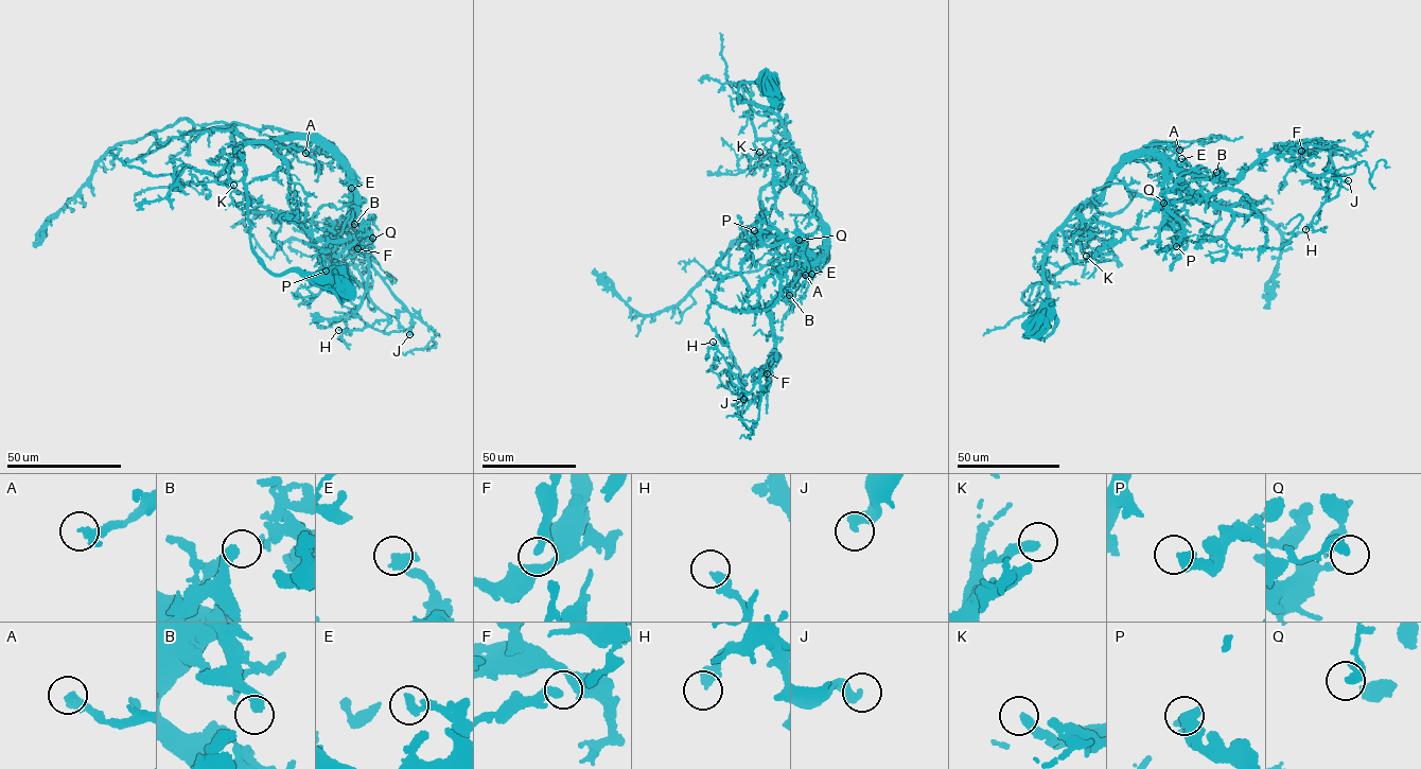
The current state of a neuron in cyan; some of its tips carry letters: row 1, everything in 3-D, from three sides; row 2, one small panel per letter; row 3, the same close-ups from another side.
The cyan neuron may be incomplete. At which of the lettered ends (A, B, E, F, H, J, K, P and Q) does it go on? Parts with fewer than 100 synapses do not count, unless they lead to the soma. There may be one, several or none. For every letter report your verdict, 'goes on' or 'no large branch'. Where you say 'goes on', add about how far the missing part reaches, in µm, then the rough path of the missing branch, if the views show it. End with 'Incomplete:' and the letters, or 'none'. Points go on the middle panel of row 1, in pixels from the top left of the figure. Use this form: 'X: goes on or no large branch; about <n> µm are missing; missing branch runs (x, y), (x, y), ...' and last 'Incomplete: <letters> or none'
A: no large branch
B: no large branch
E: no large branch
F: no large branch
H: no large branch
J: goes on; about 25 µm are missing; missing branch runs (743, 399), (729, 398), (721, 405), (725, 406)
K: no large branch
P: no large branch
Q: no large branch
Incomplete: J

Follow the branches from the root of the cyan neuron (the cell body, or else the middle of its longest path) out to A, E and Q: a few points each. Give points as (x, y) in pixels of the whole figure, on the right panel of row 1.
A: (1036, 322), (1044, 338), (1055, 322), (1044, 271), (1054, 231), (1134, 154), (1160, 141), (1179, 150)
E: (1036, 322), (1044, 338), (1055, 322), (1044, 271), (1054, 231), (1124, 162), (1156, 151), (1181, 158)
Q: (1036, 322), (1044, 338), (1055, 322), (1051, 234), (1118, 168), (1151, 153), (1162, 161), (1163, 203)

